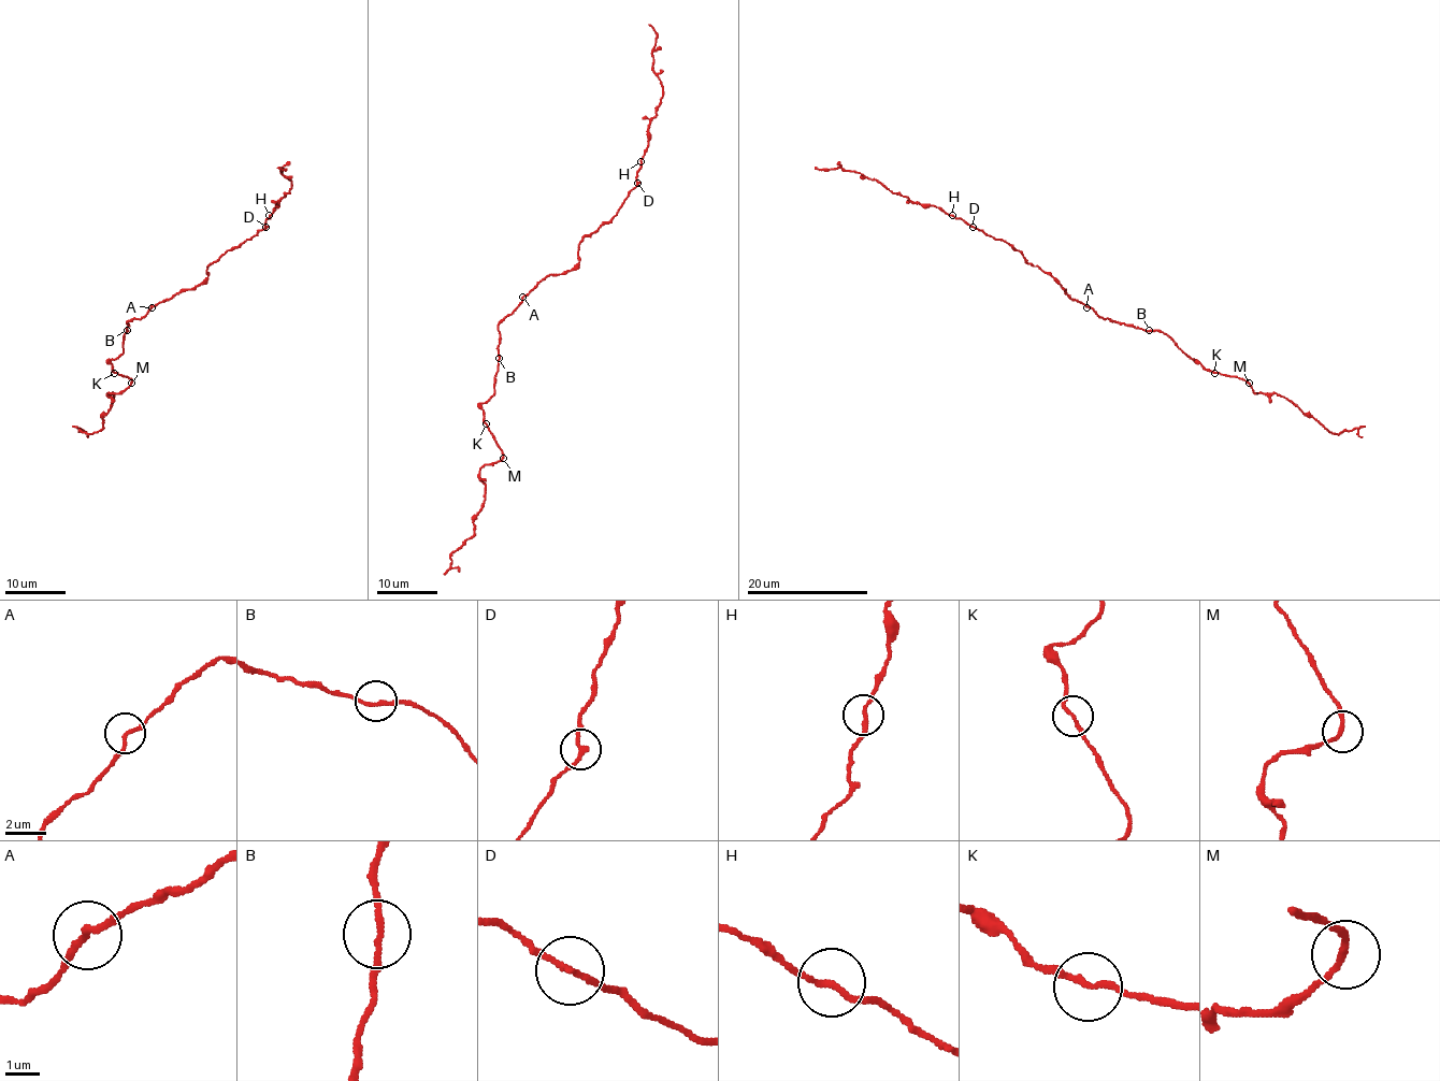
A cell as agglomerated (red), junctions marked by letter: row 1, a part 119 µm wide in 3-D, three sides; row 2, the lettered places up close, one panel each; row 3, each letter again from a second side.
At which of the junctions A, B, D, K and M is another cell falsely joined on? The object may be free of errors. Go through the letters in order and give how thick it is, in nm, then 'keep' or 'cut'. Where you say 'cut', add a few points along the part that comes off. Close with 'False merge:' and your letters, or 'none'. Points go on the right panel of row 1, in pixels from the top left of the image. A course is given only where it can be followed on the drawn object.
A: calibre 180 nm; keep
B: calibre 170 nm; keep
D: calibre 170 nm; keep
K: calibre 170 nm; keep
M: calibre 170 nm; keep
False merge: none

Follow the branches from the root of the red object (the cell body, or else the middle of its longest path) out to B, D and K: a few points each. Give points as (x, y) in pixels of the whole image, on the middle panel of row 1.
B: (524, 297), (522, 302), (499, 325), (499, 358)
D: (524, 297), (547, 276), (565, 274), (574, 267), (578, 261), (578, 243), (616, 213), (637, 183)
K: (524, 297), (522, 302), (499, 325), (499, 371), (493, 393), (480, 405), (486, 423)

